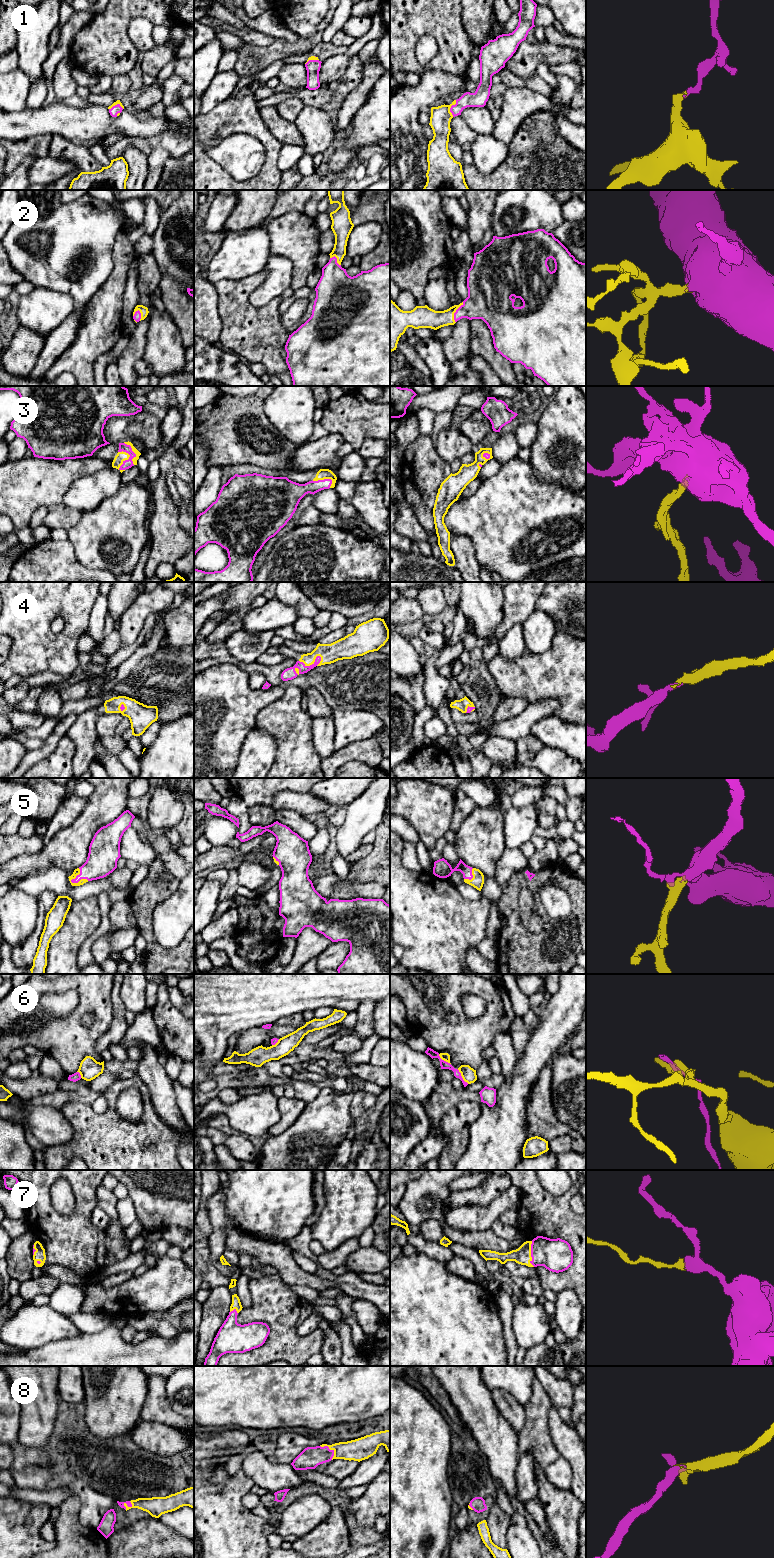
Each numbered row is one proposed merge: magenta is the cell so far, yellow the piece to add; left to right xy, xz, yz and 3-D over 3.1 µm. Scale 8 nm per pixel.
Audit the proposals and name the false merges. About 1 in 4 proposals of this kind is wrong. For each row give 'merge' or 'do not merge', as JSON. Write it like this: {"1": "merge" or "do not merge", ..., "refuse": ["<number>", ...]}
{"1": "merge", "2": "merge", "3": "merge", "4": "merge", "5": "merge", "6": "do not merge", "7": "merge", "8": "merge", "refuse": ["6"]}

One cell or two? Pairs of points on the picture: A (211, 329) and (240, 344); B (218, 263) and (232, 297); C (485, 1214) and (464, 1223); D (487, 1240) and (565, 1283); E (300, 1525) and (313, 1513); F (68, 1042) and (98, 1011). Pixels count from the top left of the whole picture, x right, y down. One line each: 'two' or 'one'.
A: two
B: two
C: one
D: two
E: one
F: one

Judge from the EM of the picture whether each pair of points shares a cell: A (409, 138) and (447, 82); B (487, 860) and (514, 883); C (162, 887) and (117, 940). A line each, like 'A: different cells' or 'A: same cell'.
A: same cell
B: different cells
C: different cells

